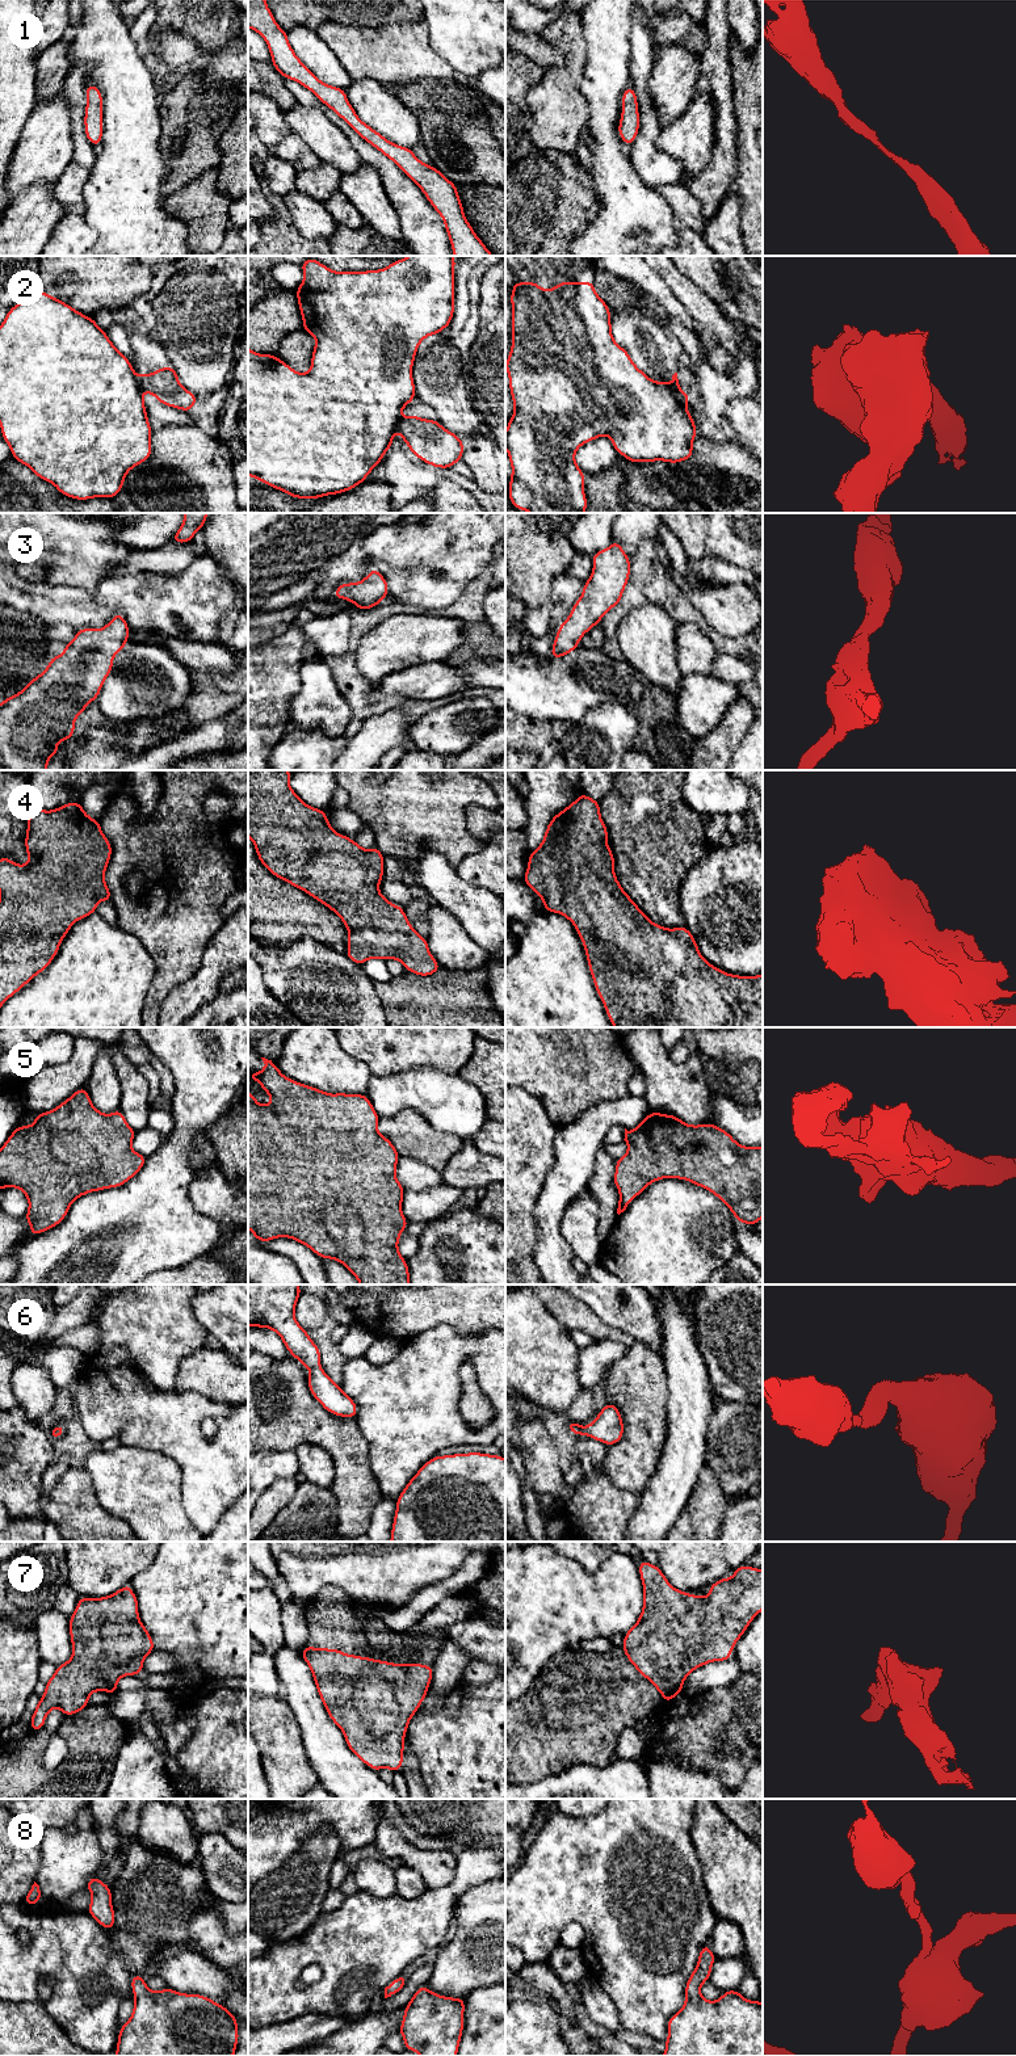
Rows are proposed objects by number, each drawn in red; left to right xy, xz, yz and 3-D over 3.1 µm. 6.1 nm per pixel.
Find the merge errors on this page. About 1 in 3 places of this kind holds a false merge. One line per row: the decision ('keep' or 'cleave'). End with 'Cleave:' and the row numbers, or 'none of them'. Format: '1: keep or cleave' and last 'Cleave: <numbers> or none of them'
1: keep
2: cleave
3: keep
4: keep
5: keep
6: keep
7: keep
8: keep
Cleave: 2

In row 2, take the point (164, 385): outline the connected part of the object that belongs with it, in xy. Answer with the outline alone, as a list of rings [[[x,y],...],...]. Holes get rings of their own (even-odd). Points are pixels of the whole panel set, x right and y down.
[[[173,366],[159,367],[156,373],[139,374],[142,390],[154,395],[163,405],[190,412],[198,398],[184,388]]]

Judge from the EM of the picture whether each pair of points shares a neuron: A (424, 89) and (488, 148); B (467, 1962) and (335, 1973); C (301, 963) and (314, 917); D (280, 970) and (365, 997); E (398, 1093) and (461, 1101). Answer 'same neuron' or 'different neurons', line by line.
A: same neuron
B: different neurons
C: different neurons
D: same neuron
E: same neuron

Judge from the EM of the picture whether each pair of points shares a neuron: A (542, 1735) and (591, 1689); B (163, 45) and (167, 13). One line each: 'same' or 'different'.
A: same
B: different

